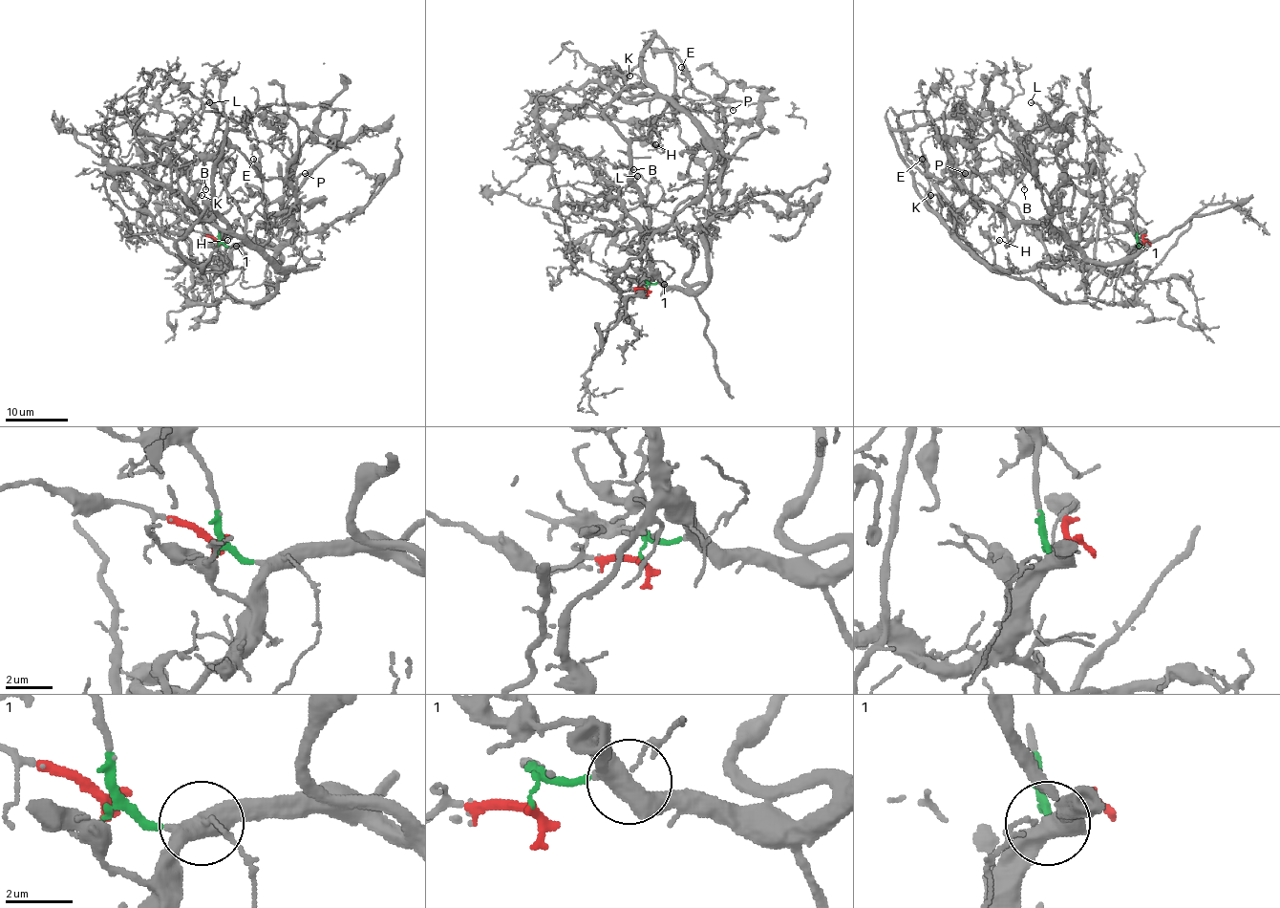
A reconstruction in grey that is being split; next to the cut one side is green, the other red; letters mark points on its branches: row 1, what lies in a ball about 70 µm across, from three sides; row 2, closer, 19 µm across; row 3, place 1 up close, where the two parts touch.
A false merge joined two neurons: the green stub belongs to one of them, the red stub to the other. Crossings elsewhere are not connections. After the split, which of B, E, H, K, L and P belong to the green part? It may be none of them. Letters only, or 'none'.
E, H, P

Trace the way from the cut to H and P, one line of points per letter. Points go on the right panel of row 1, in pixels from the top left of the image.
H: (1143, 246), (1139, 243), (1115, 274), (1060, 258), (1002, 270), (992, 248), (999, 240)
P: (1143, 246), (1139, 243), (1134, 255), (1095, 263), (1058, 230), (1012, 221), (977, 201), (965, 174)

